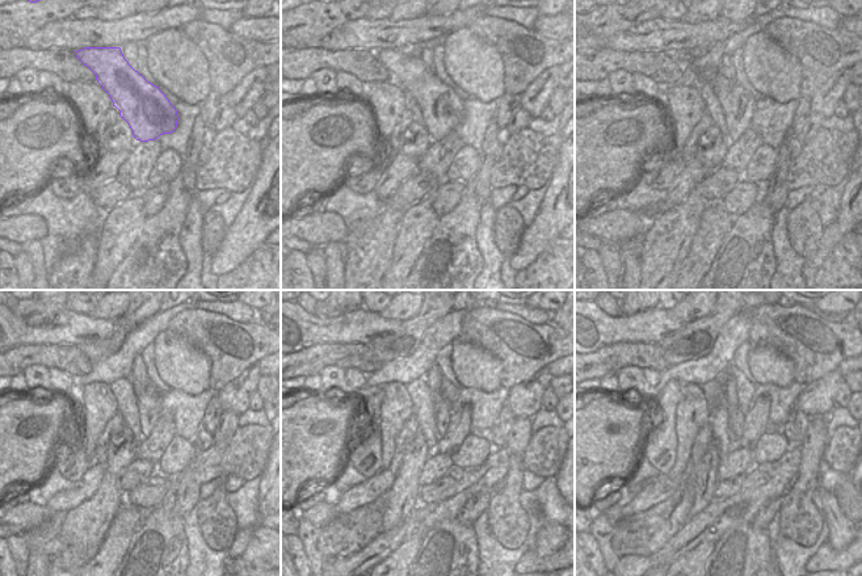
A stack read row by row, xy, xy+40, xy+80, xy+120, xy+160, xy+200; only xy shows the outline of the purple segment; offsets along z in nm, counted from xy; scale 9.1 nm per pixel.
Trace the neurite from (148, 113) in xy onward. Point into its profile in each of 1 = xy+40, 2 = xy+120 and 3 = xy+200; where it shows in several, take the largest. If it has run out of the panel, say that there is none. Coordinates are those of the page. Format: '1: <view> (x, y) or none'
1: xy+40 (442, 110)
2: xy+120 (150, 403)
3: xy+200 (734, 413)

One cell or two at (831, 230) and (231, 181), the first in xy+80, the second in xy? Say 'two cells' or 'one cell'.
two cells

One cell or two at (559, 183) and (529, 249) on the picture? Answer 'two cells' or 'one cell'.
one cell

